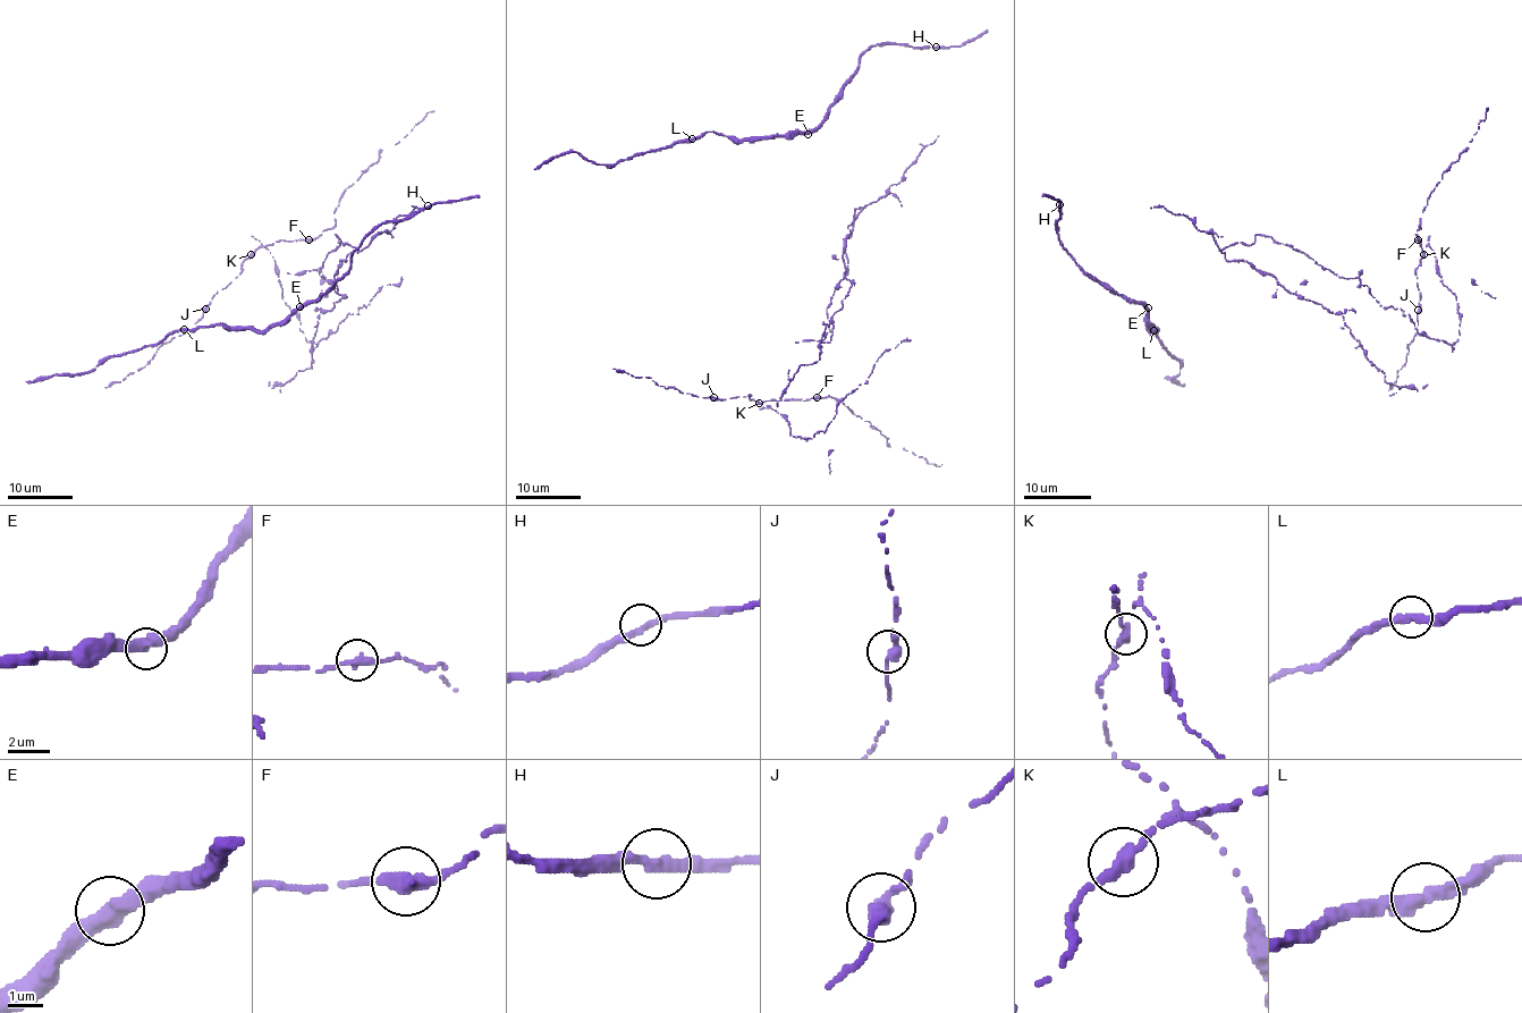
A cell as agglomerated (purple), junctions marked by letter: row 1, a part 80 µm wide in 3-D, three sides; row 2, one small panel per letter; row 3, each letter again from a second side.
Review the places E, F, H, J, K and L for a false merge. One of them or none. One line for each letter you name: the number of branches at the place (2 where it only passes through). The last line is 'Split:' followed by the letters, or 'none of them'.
K: 2 branches meet
Split: K

